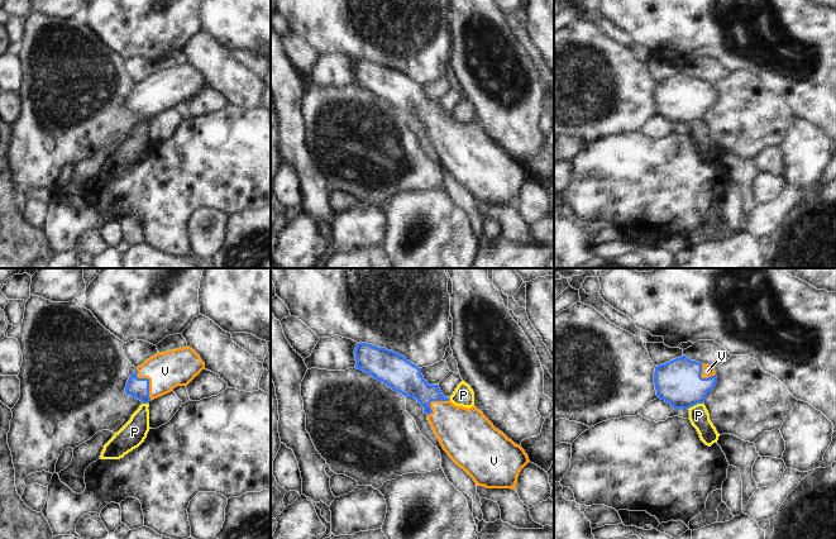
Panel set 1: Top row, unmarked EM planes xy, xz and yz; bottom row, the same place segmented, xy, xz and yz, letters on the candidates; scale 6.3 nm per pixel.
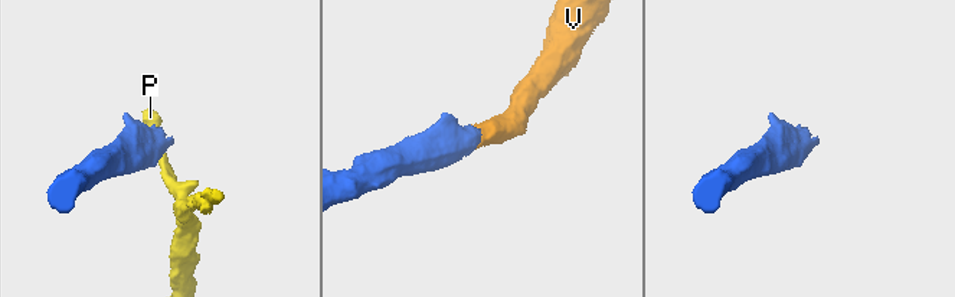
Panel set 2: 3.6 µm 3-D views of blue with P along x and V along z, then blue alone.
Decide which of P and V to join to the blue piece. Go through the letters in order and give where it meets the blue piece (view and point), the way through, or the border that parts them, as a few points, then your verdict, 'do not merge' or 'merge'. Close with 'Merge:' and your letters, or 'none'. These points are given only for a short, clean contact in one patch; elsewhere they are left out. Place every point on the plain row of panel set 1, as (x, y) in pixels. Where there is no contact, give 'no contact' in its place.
P: contact yz (694, 120); border yz (702, 119), (697, 119), (688, 125); do not merge
V: contact xy (148, 98); way xy (137, 104), (148, 98), (165, 87); merge
Merge: V

